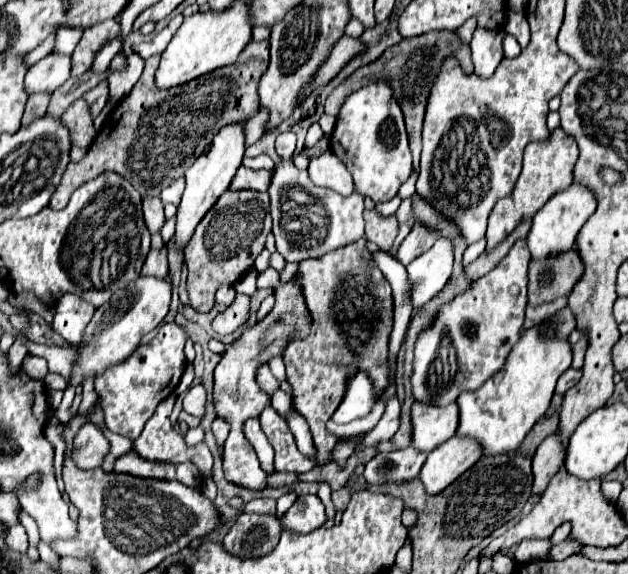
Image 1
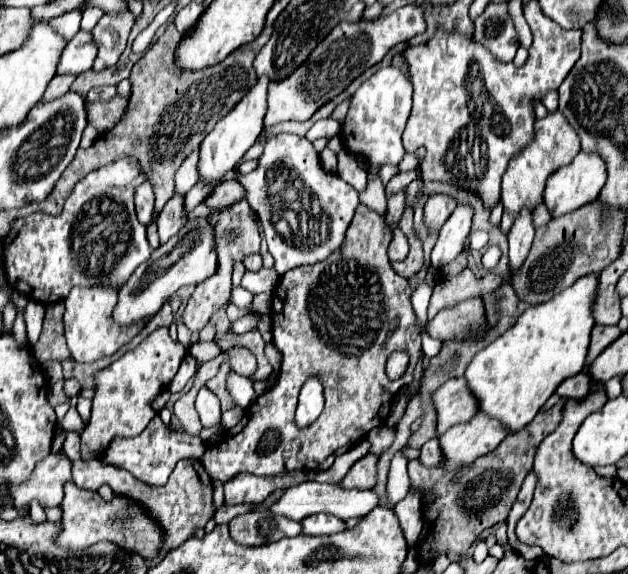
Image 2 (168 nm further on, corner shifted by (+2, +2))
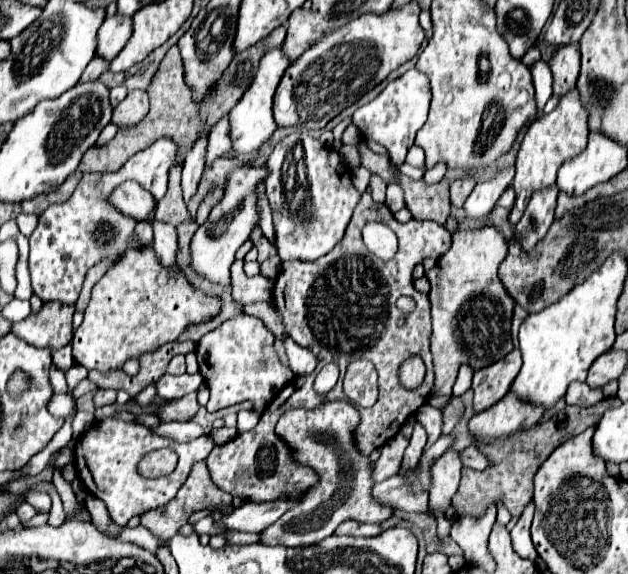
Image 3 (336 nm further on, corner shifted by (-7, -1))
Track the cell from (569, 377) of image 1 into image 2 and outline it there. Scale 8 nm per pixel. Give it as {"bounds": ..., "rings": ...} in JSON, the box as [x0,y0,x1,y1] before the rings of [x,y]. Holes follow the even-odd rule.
{"bounds":[557,372,591,400],"rings":[[[581,372],[581,374],[577,374],[577,376],[567,378],[563,384],[559,384],[557,394],[559,394],[561,398],[581,400],[581,398],[585,398],[585,396],[589,394],[589,384],[591,384],[591,378],[589,378],[585,372]]]}

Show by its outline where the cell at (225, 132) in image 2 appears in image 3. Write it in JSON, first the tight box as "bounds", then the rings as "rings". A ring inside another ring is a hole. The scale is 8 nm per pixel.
{"bounds":[230,49,290,153],"rings":[[[280,49],[268,51],[258,67],[258,73],[254,77],[254,83],[246,91],[246,95],[236,103],[236,107],[230,111],[230,141],[232,141],[232,151],[236,153],[254,153],[258,151],[276,131],[276,121],[272,115],[272,99],[274,91],[280,83],[280,77],[284,75],[286,67],[290,65],[288,57]]]}

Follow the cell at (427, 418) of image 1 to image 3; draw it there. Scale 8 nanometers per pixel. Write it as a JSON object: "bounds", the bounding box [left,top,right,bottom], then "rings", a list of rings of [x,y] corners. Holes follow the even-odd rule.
{"bounds":[472,349,522,413],"rings":[[[514,349],[500,361],[492,363],[490,367],[482,367],[474,373],[472,389],[474,389],[474,413],[480,413],[494,403],[498,403],[510,389],[514,375],[518,375],[522,367],[520,351]]]}

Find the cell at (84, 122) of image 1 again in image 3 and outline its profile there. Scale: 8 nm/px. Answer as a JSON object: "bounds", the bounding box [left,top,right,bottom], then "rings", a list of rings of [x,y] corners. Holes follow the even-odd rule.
{"bounds":[112,91,148,129],"rings":[[[130,91],[126,99],[114,107],[112,113],[112,123],[118,125],[120,129],[132,127],[138,121],[142,121],[148,113],[148,93],[146,91]]]}

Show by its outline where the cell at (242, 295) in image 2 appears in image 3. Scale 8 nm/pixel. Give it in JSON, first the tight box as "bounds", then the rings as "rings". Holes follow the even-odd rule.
{"bounds":[190,167,266,285],"rings":[[[238,167],[228,177],[228,187],[224,199],[210,211],[210,217],[200,225],[190,241],[190,267],[204,279],[216,285],[230,285],[230,265],[234,263],[234,253],[250,237],[254,223],[258,223],[254,185],[266,177],[266,167]]]}

